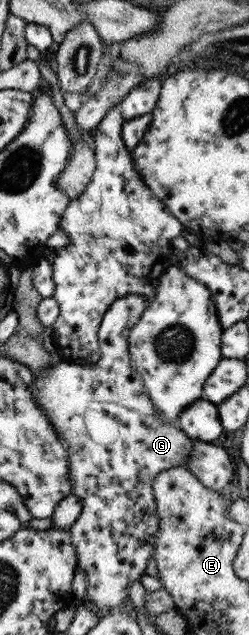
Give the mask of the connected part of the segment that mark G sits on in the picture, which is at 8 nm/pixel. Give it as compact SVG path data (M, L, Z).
M129 293L125 297L119 298L111 304L103 314L101 320L98 339L101 355L97 364L93 367L83 367L79 365L67 364L66 362L59 363L53 368L47 368L43 373L39 373L39 377L34 377L33 387L35 388L35 400L39 402L39 406L43 412L51 418L55 430L59 432L61 441L67 448L67 458L69 458L69 472L71 472L71 483L73 493L79 497L81 503L81 513L75 520L75 523L70 527L69 534L71 534L71 542L75 546L77 552L78 566L82 566L87 573L87 592L89 597L98 607L102 609L110 609L110 611L120 610L123 600L128 597L130 584L135 580L142 578L146 574L146 567L149 560L155 555L155 536L159 532L159 519L157 519L157 509L155 505L155 497L153 497L153 478L157 474L171 469L173 467L187 467L187 458L189 458L189 451L193 448L195 441L191 437L187 437L187 433L178 427L177 424L167 423L161 413L155 409L155 405L151 403L151 399L147 394L147 389L142 379L142 372L131 366L131 359L129 355L129 332L131 328L140 321L141 314L146 308L145 296L137 293Z

